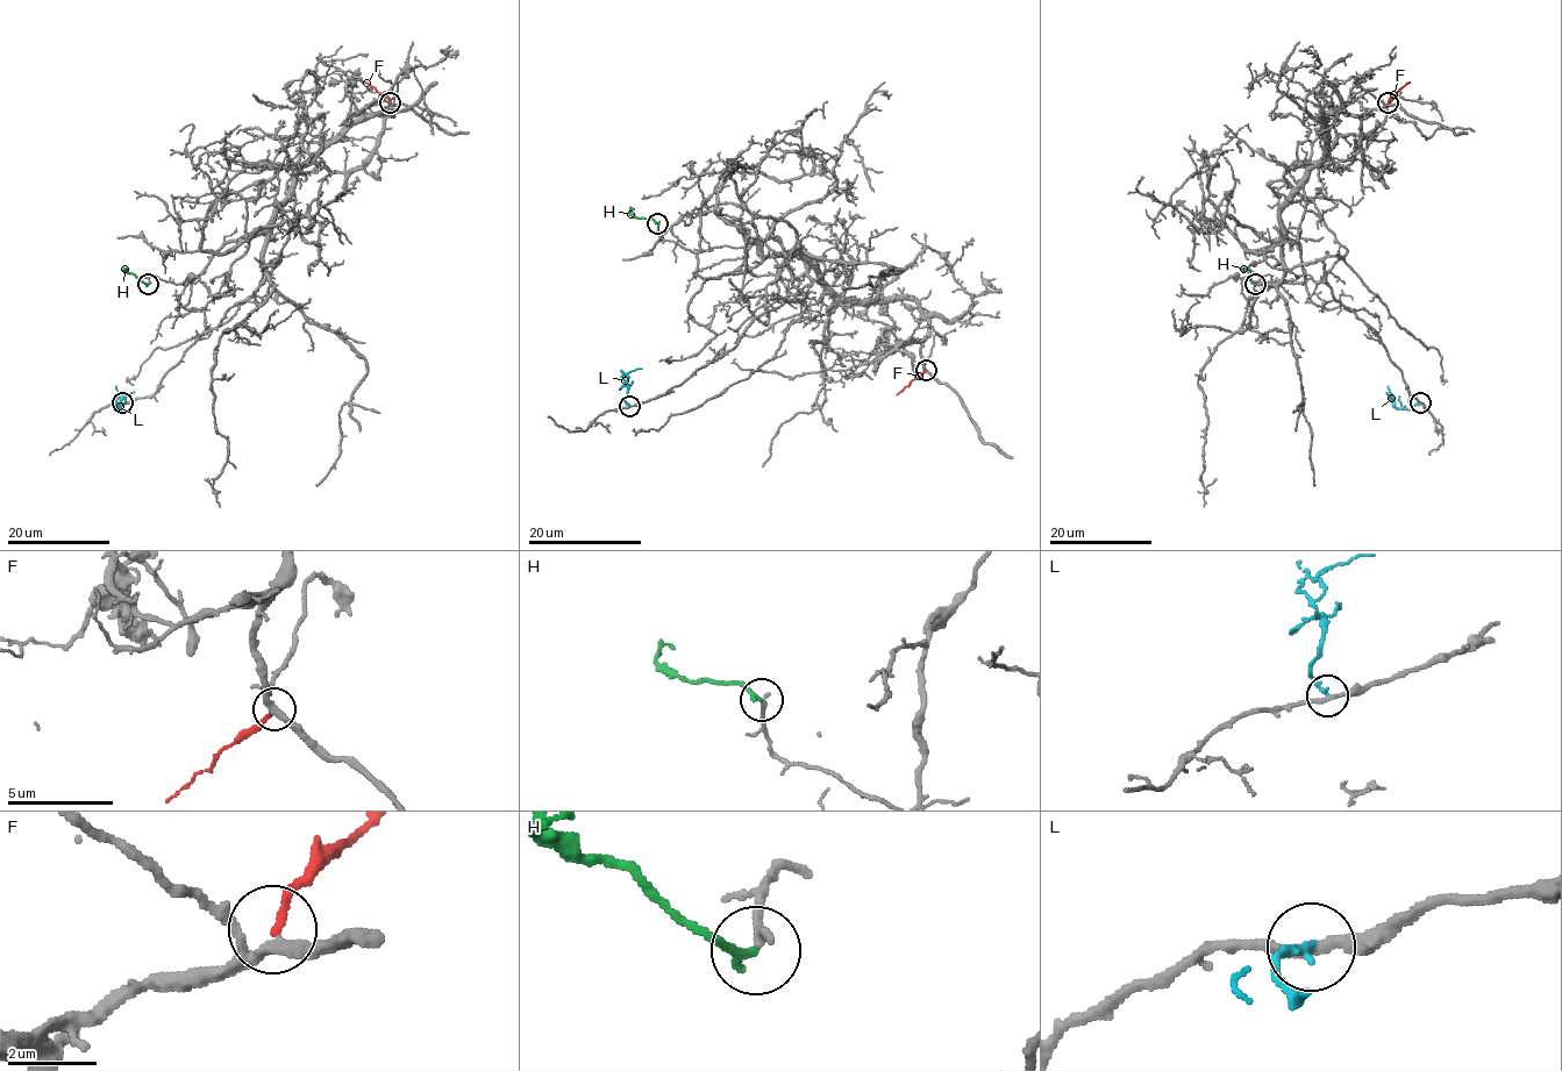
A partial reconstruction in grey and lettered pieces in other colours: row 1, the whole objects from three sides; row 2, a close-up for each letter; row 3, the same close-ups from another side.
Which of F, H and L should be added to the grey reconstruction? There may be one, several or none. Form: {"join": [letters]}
{"join": ["H"]}

